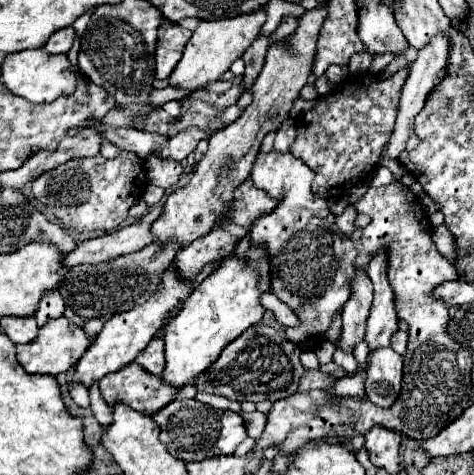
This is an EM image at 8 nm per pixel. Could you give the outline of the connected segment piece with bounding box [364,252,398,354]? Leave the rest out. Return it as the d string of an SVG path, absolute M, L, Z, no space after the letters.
M382 252L370 260L368 276L374 284L374 302L370 308L364 340L372 354L378 348L390 346L390 338L398 332L398 316L394 310L394 292L386 278L386 256Z

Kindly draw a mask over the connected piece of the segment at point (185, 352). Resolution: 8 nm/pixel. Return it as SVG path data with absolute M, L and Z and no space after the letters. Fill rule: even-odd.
M262 248L248 250L248 262L238 258L224 260L204 282L200 282L184 300L180 312L164 328L166 340L166 366L162 382L174 388L182 388L202 374L210 364L218 360L222 348L238 338L246 328L260 322L264 308L260 294L270 290L270 264L268 254Z

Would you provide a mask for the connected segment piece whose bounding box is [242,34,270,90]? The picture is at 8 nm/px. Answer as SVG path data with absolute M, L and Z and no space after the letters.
M258 34L258 38L250 44L250 48L244 52L242 60L246 62L246 72L244 72L244 86L246 90L250 90L250 86L254 84L256 76L260 74L262 66L264 66L264 58L270 46L270 36L266 34Z

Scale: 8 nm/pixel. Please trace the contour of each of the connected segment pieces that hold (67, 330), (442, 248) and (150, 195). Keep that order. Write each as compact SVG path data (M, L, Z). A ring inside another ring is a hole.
M56 318L50 320L48 324L44 324L38 330L38 336L34 338L34 342L16 346L16 358L18 362L24 366L24 370L28 374L50 374L50 376L58 376L60 372L66 372L72 364L78 362L78 358L84 354L84 350L90 346L90 338L84 334L82 328L74 326L68 322L68 318Z
M436 226L436 228L432 230L432 240L434 240L438 252L442 252L448 260L454 258L454 238L452 238L452 234L448 232L446 226Z
M149 184L142 195L142 199L151 207L159 203L165 196L165 190L163 188Z

